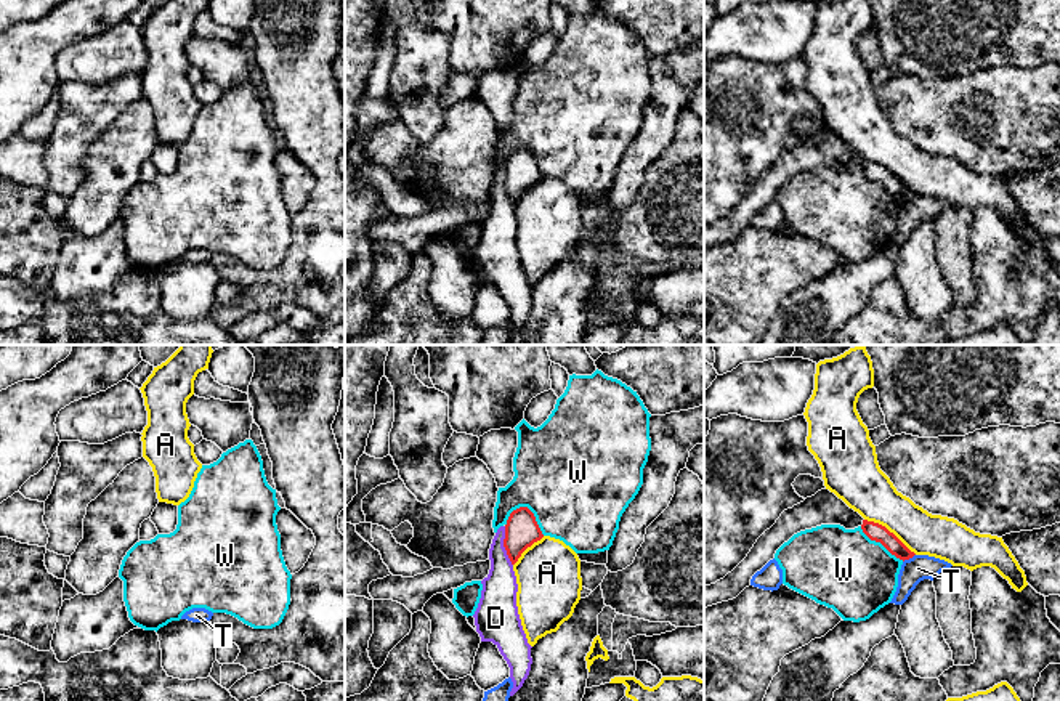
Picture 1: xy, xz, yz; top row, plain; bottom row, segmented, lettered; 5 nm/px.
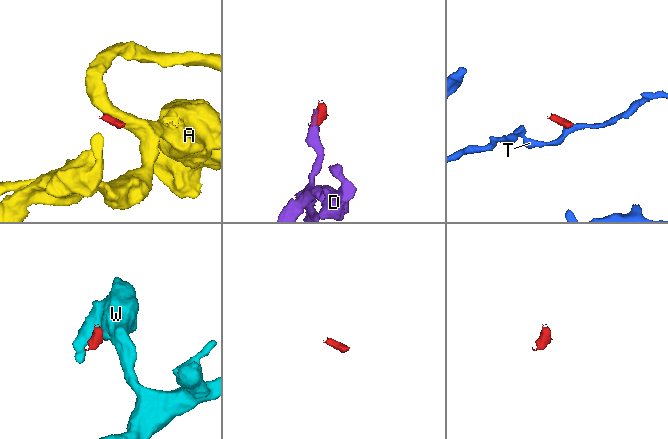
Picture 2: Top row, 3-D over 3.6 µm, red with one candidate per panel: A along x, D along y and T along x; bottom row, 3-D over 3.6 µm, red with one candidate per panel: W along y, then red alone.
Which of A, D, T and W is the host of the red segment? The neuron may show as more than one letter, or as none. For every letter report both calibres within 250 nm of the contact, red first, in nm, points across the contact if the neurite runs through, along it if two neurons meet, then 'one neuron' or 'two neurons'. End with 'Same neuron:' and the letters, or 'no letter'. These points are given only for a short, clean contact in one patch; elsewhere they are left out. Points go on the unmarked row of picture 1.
A: 90/240 nm | along yz (865, 159), (884, 166), (916, 194) | two neurons
D: 170/180 nm | along xz (504, 167), (504, 190), (512, 206) | two neurons
T: 90/130 nm | along yz (914, 194), (903, 202) | two neurons
W: 170/500 nm | two neurons
Same neuron: no letter

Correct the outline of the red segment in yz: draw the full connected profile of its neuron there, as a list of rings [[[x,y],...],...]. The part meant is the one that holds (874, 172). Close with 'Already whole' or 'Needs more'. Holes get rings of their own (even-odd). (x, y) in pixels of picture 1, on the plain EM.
[[[824,128],[792,149],[784,151],[731,213],[715,225],[704,226],[704,249],[736,239],[750,226],[752,217],[775,199],[776,191],[784,183],[800,172],[821,165],[840,165],[845,170],[860,167],[871,181],[880,183],[896,199],[904,202],[916,196],[885,167],[864,160]]]. Needs more

